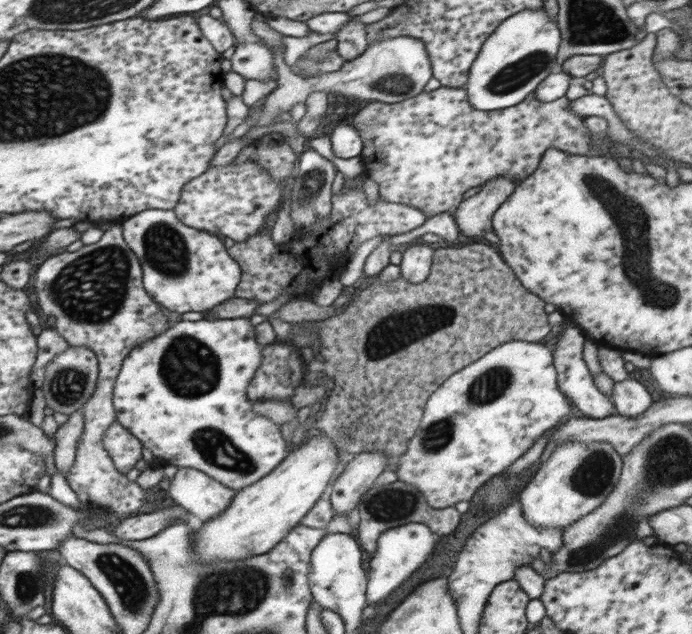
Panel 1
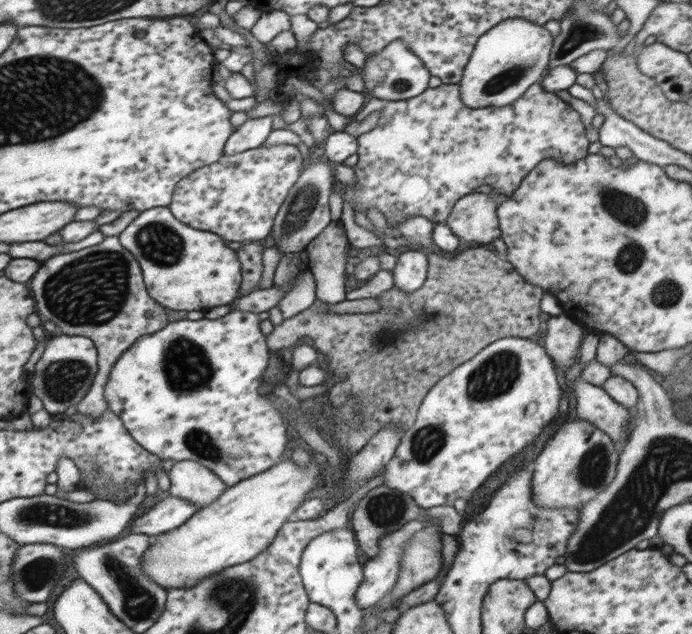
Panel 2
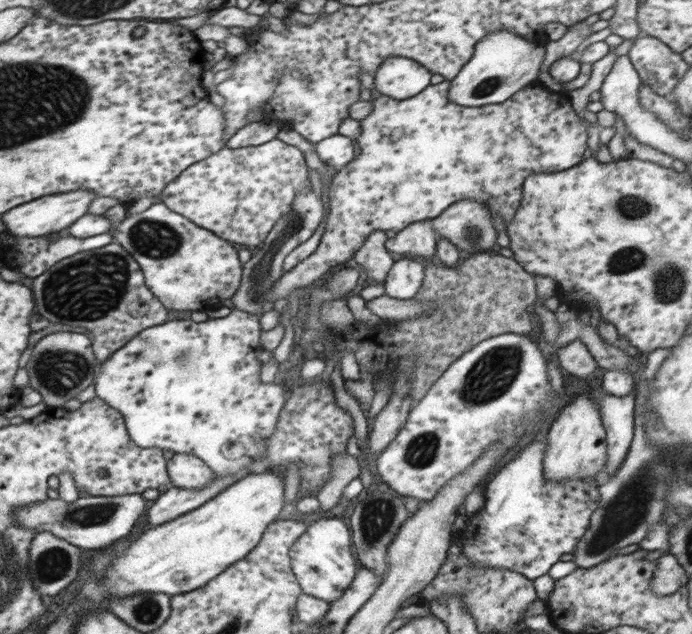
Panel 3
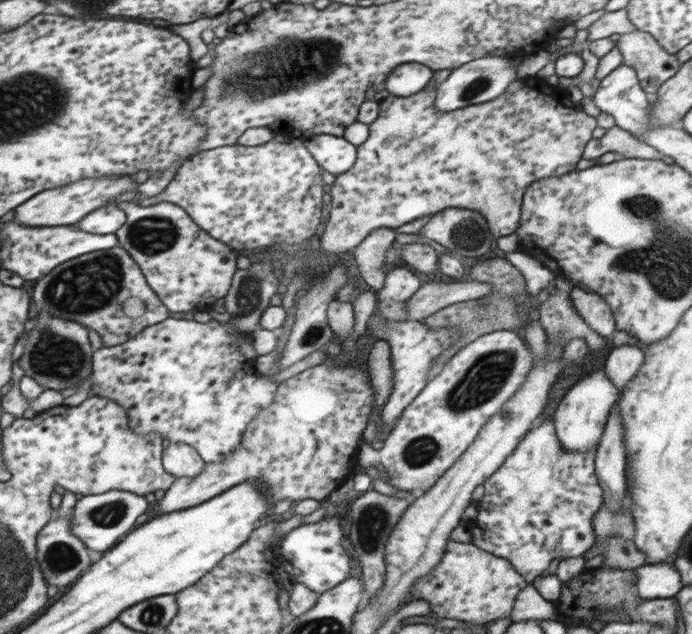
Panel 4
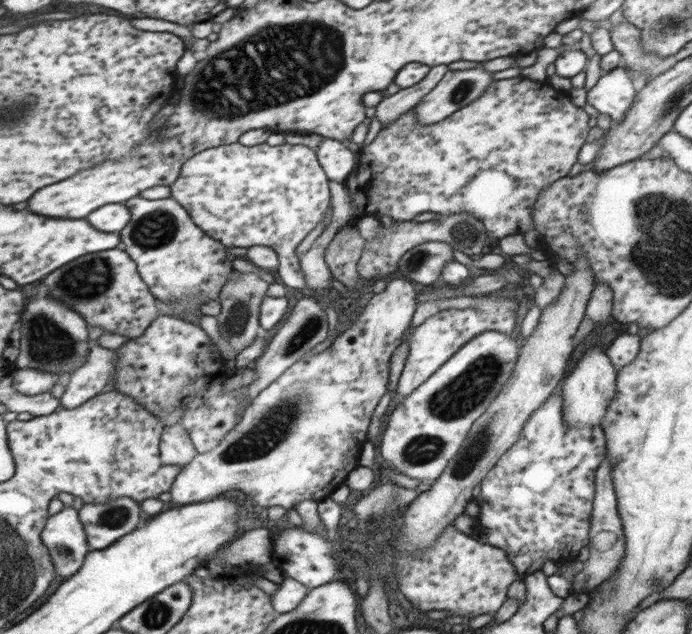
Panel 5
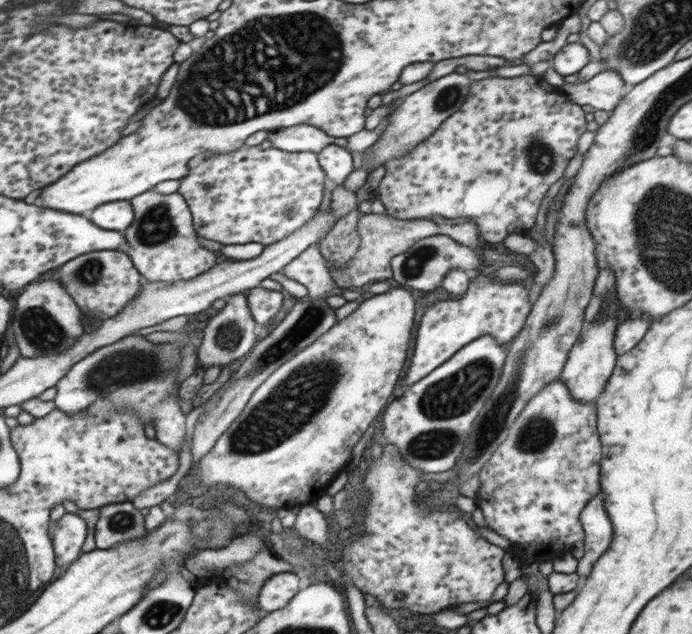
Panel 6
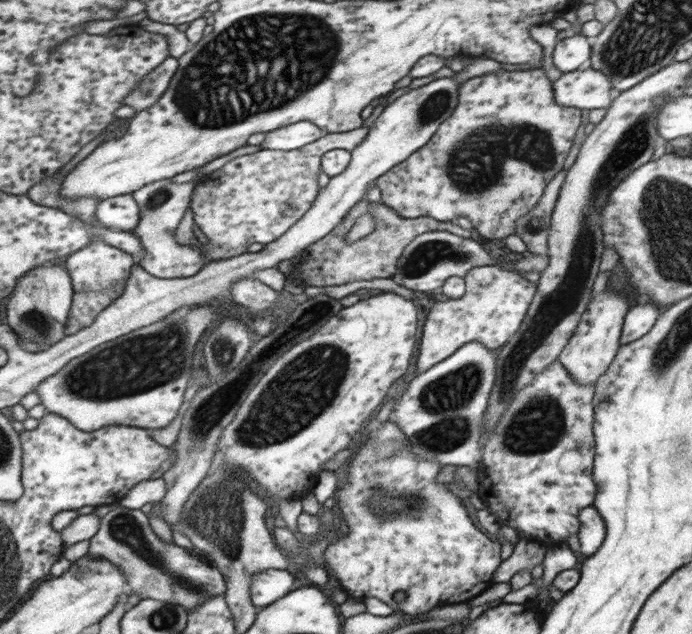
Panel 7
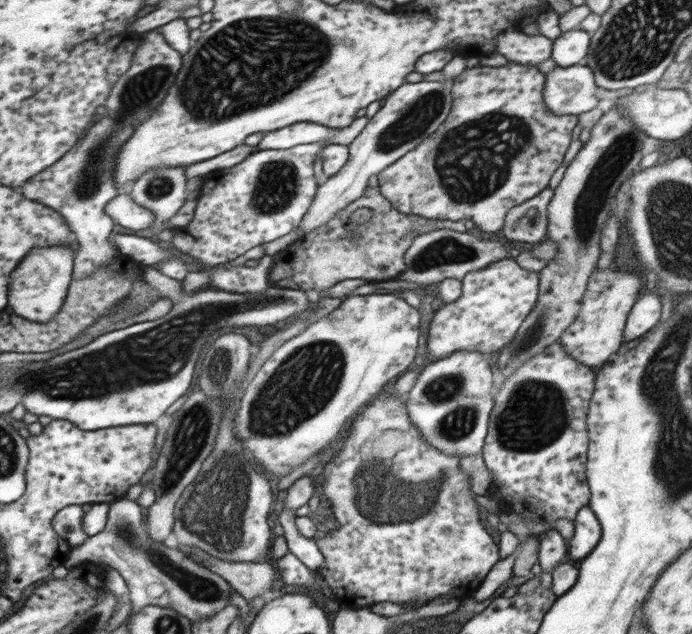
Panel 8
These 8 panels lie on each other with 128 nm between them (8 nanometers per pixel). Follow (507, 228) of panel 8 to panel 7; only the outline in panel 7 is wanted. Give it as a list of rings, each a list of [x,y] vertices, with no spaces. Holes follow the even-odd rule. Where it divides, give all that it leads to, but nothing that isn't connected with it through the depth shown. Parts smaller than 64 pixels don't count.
[[[562,169],[544,189],[540,201],[516,222],[516,236],[520,236],[527,246],[527,254],[548,254],[548,233],[552,211],[566,179],[568,169]]]

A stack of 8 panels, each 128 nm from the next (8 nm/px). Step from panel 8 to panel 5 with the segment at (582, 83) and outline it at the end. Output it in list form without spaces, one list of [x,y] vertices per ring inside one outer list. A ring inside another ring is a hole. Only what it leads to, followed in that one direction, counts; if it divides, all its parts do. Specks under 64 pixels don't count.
[[[618,66],[615,70],[602,74],[596,85],[587,92],[587,103],[599,113],[609,115],[616,123],[624,119],[637,96],[627,72],[624,66]]]

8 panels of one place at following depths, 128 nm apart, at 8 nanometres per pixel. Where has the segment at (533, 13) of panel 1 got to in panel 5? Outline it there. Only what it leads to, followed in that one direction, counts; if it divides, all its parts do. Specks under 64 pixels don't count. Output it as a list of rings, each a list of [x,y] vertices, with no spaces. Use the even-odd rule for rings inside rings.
[[[483,66],[471,70],[449,71],[432,91],[424,95],[412,108],[416,124],[428,126],[442,122],[456,110],[468,106],[488,89],[488,85],[494,83],[491,74],[484,71]]]

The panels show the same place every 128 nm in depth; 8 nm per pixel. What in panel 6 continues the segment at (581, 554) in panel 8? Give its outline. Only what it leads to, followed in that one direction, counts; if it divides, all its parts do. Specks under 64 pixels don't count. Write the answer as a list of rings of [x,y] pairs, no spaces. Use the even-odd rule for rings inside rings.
[[[598,492],[580,513],[580,522],[585,534],[584,555],[577,566],[581,581],[586,580],[592,570],[592,565],[602,557],[602,554],[605,554],[614,537],[614,528],[604,505],[604,494]]]

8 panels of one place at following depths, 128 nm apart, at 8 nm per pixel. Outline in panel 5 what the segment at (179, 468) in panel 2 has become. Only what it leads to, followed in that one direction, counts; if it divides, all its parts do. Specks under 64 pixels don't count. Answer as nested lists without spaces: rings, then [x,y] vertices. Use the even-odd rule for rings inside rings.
[[[180,422],[170,426],[165,425],[164,432],[160,435],[160,461],[164,465],[186,465],[198,455],[193,442],[188,436],[188,431],[182,428]]]

